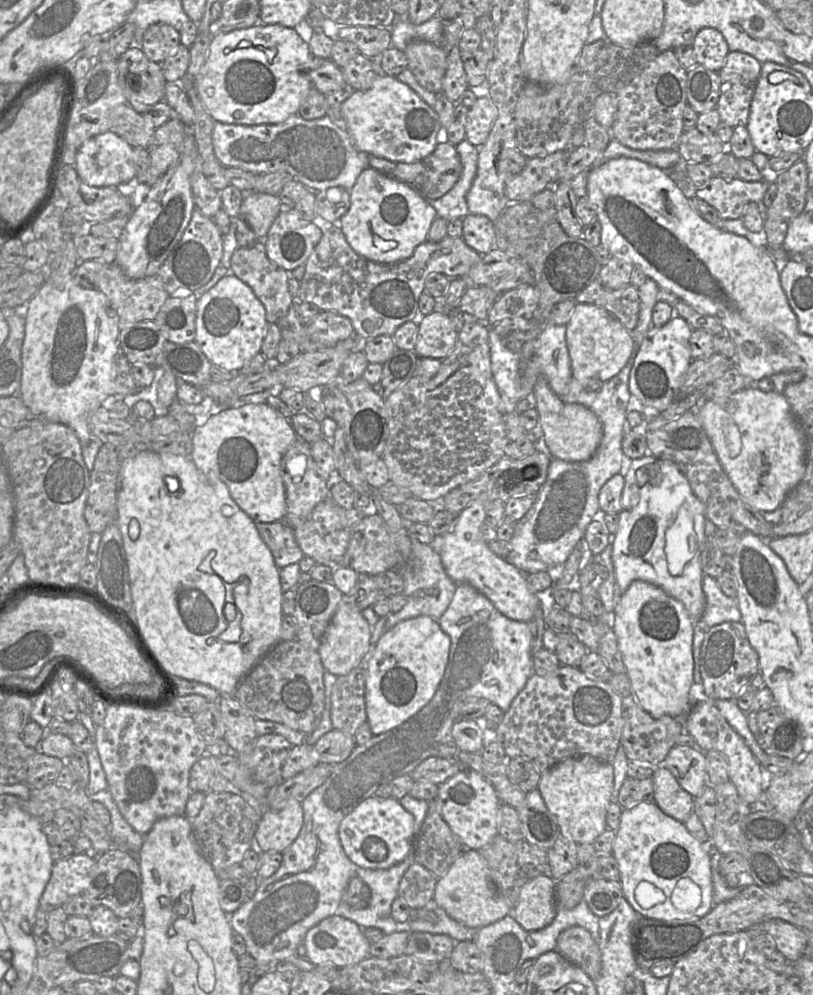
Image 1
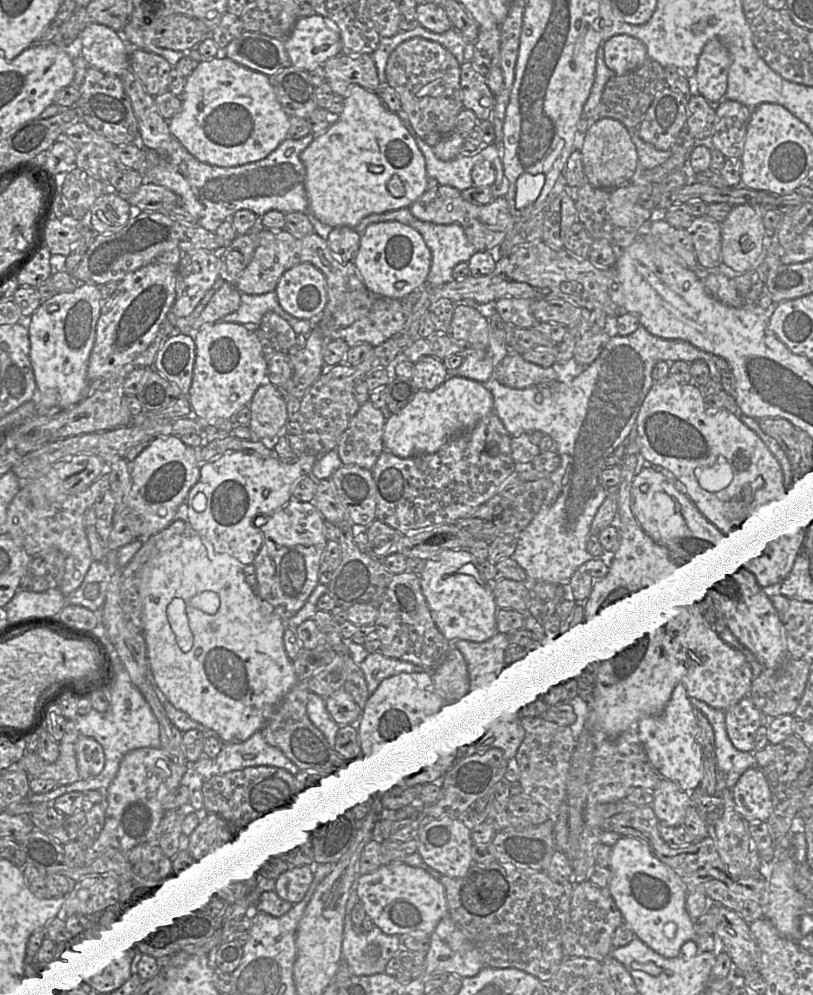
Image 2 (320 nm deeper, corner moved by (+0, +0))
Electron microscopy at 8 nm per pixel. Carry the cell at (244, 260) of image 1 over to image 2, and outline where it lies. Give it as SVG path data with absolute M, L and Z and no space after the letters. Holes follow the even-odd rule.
M267 312L261 320L259 329L271 341L277 352L292 355L299 351L296 345L298 335L290 324L277 313Z

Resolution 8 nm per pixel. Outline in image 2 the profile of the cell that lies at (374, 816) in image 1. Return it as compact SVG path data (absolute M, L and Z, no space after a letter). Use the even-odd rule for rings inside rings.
M395 861L359 875L357 894L365 912L385 934L431 936L439 921L449 914L443 884L420 867Z

